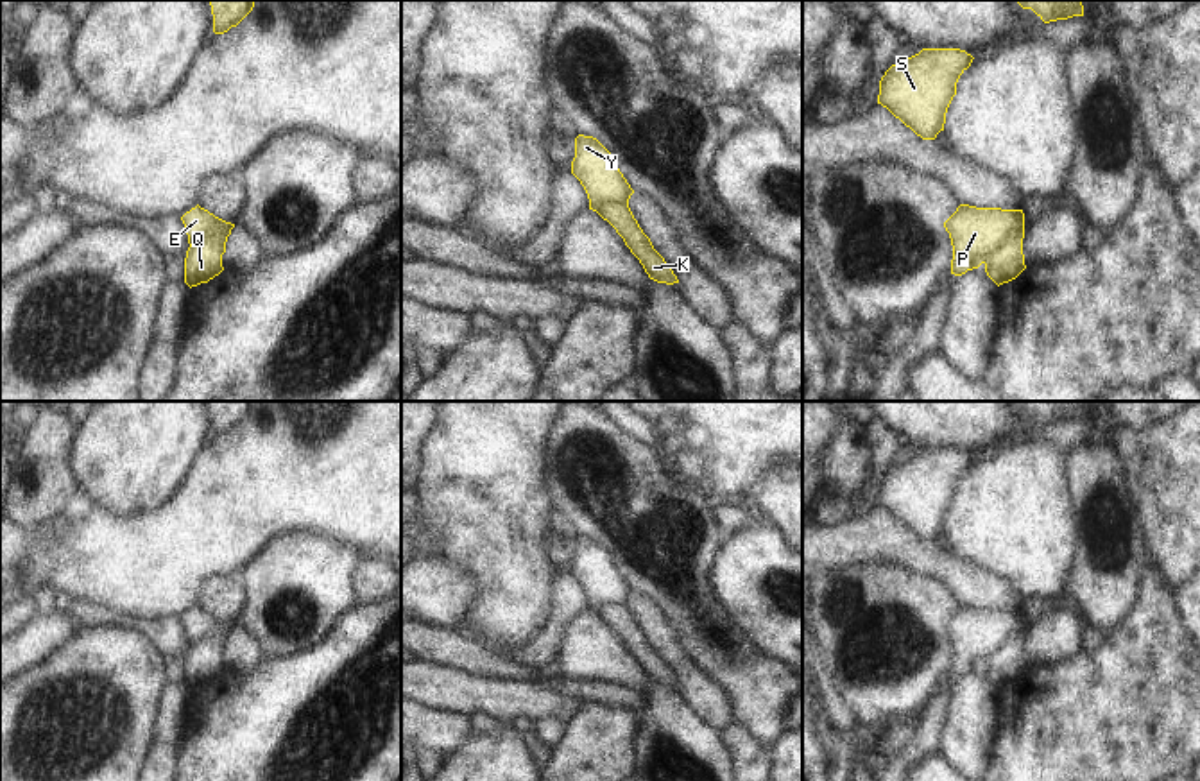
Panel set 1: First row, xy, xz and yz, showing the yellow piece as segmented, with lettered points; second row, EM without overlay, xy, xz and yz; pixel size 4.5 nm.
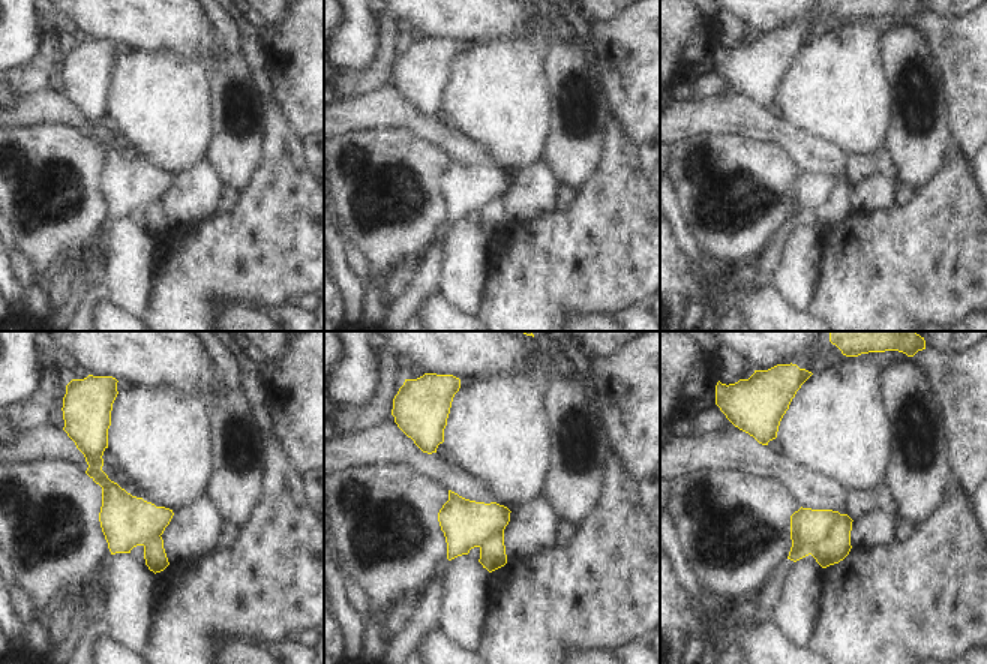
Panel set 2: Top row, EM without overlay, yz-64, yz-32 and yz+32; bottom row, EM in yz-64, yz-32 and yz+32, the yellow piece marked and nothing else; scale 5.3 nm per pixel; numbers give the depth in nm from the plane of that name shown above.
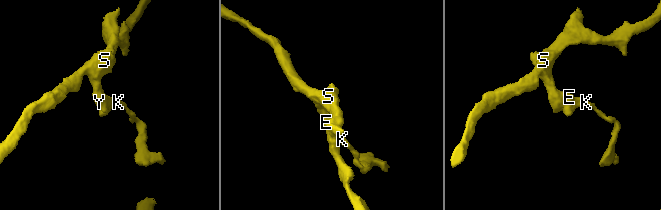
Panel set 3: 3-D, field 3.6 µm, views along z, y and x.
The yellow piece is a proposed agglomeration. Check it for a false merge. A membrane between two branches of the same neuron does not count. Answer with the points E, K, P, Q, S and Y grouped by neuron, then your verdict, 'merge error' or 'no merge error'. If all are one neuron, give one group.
E P S Y / K Q; merge error

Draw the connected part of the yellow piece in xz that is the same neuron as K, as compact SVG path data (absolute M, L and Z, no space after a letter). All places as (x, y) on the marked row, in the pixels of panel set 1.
M605 204L600 208L598 215L616 229L650 279L666 285L679 283L670 265L654 249L650 238L639 227L629 204Z

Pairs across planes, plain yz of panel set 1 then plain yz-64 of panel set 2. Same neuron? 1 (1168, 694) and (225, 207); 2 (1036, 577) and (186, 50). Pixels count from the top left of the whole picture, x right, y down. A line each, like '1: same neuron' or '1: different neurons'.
1: different neurons
2: different neurons

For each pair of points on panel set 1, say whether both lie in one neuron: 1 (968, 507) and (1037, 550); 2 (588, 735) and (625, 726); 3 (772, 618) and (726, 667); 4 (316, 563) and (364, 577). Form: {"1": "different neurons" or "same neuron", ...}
{"1": "same neuron", "2": "same neuron", "3": "different neurons", "4": "different neurons"}

